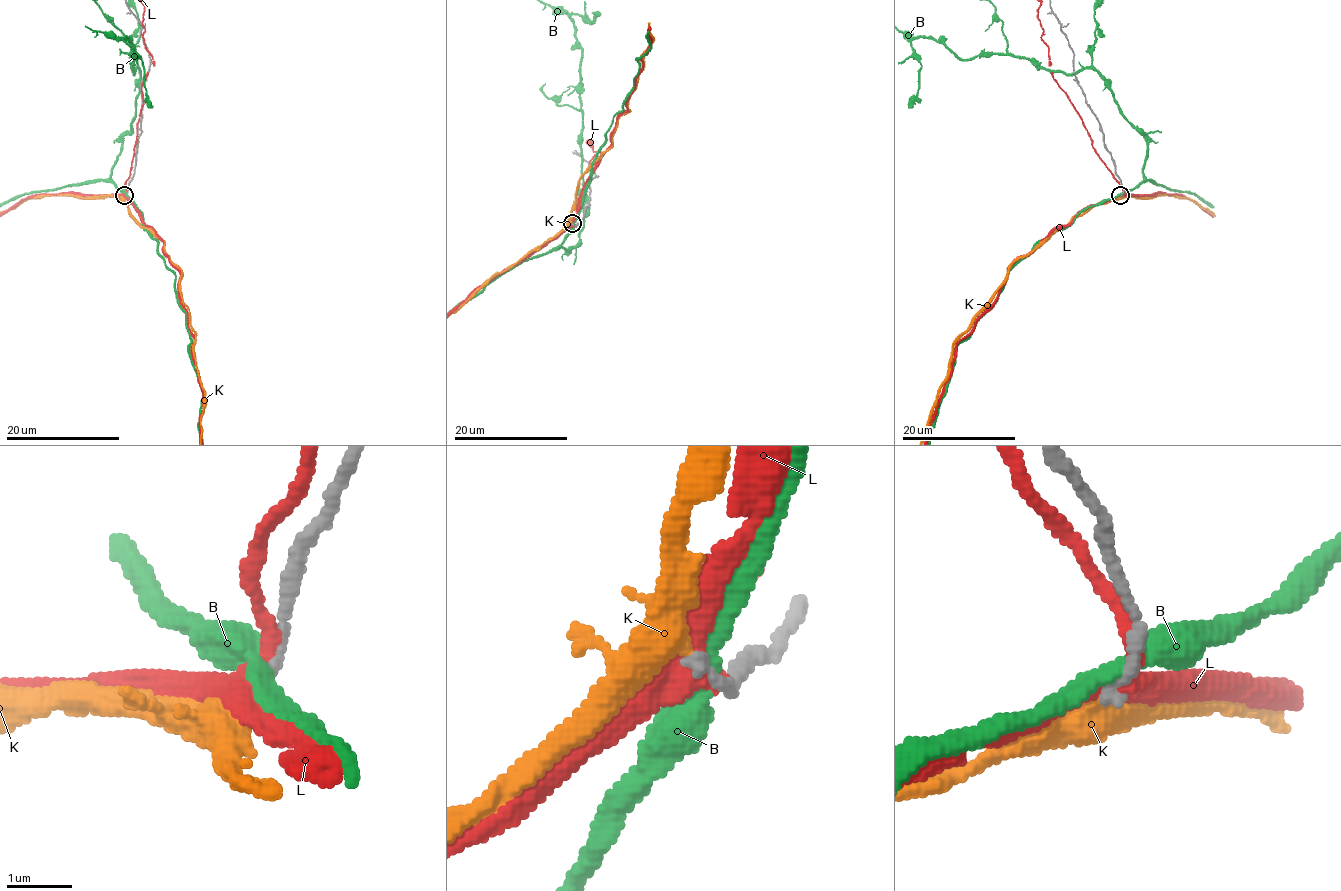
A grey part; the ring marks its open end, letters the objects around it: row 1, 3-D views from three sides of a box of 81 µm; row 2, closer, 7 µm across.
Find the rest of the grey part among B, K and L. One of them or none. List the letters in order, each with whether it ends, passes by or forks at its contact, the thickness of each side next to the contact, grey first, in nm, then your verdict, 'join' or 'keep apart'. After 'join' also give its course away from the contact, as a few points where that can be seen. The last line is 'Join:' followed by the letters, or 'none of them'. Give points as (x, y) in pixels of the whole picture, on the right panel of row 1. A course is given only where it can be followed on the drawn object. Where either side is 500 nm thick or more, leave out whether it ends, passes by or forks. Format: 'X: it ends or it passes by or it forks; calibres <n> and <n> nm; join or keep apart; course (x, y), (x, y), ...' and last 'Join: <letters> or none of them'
B: it passes by; calibres 240 and 340 nm; keep apart
K: it forks; calibres 200 and 320 nm; join
L: it forks; calibres 240 and 300 nm; keep apart
Join: K

